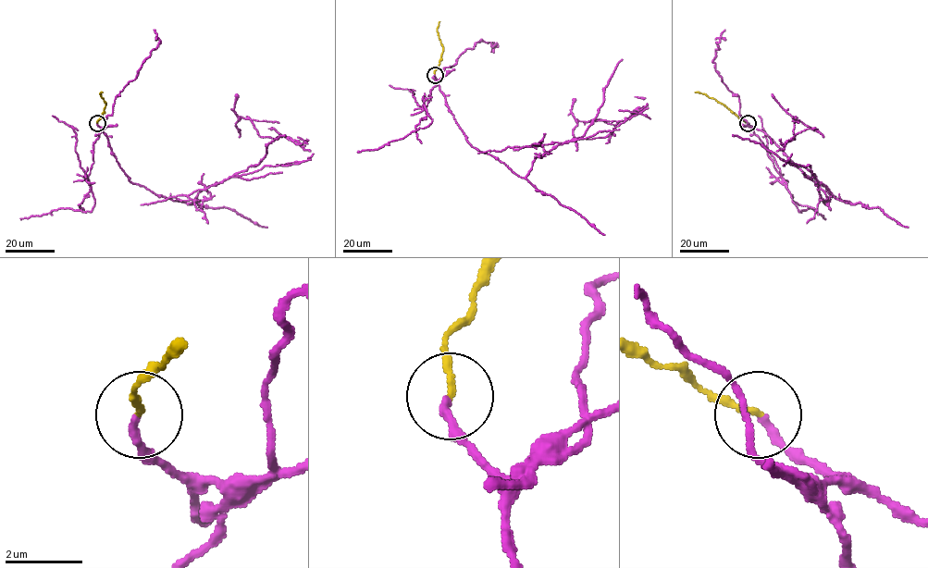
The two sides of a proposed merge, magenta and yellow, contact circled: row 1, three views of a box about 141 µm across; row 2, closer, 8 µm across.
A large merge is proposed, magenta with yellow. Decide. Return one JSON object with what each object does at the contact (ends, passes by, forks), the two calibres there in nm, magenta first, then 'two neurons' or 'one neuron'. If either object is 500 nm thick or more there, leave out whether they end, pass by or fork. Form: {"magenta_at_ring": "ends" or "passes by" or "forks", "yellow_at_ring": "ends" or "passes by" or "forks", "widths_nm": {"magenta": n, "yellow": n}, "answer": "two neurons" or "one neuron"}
{"magenta_at_ring": "ends", "yellow_at_ring": "ends", "widths_nm": {"magenta": 200, "yellow": 180}, "answer": "two neurons"}

